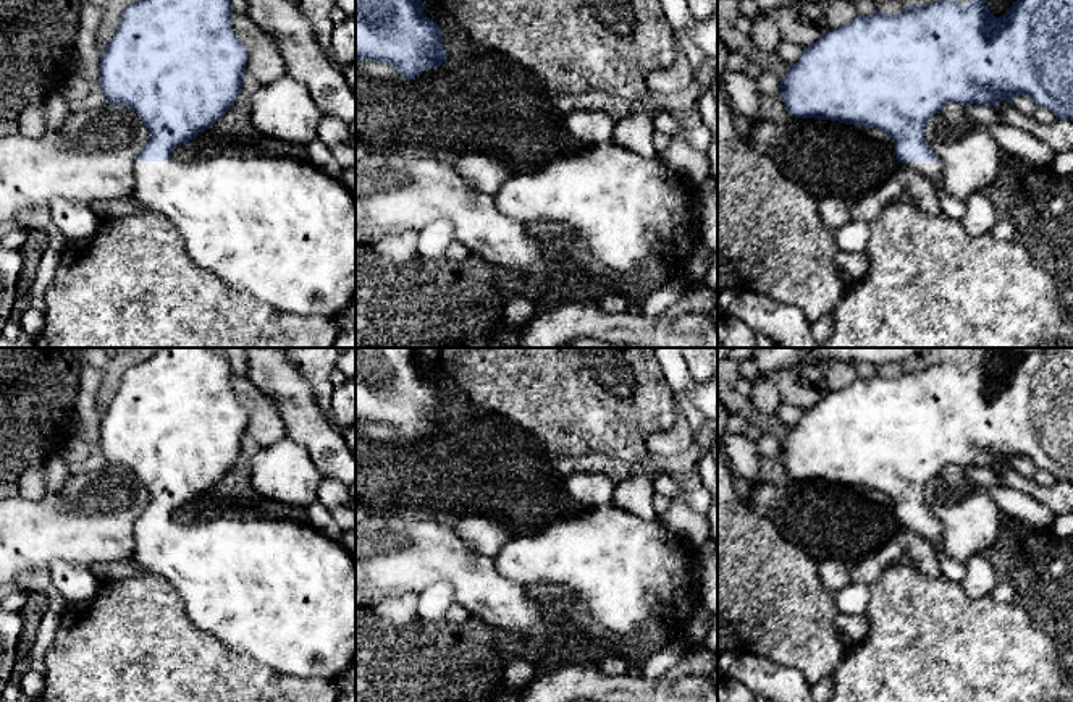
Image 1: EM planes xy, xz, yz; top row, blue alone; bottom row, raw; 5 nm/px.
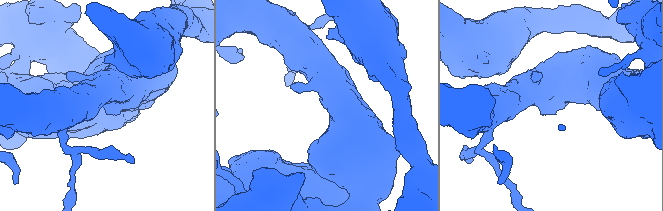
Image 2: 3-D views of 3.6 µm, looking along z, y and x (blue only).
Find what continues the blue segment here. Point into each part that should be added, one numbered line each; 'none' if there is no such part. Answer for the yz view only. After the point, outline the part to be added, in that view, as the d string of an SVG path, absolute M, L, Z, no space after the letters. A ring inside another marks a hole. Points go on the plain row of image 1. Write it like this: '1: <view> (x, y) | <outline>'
1: yz (950, 568) | M908 524L916 535L923 537L934 550L940 574L953 582L961 582L966 574L966 566L958 560L949 556L942 547L942 526L940 524Z

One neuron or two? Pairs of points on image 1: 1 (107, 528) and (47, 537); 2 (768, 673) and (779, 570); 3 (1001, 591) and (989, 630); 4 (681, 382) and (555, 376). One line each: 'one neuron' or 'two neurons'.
1: one neuron
2: two neurons
3: two neurons
4: two neurons

